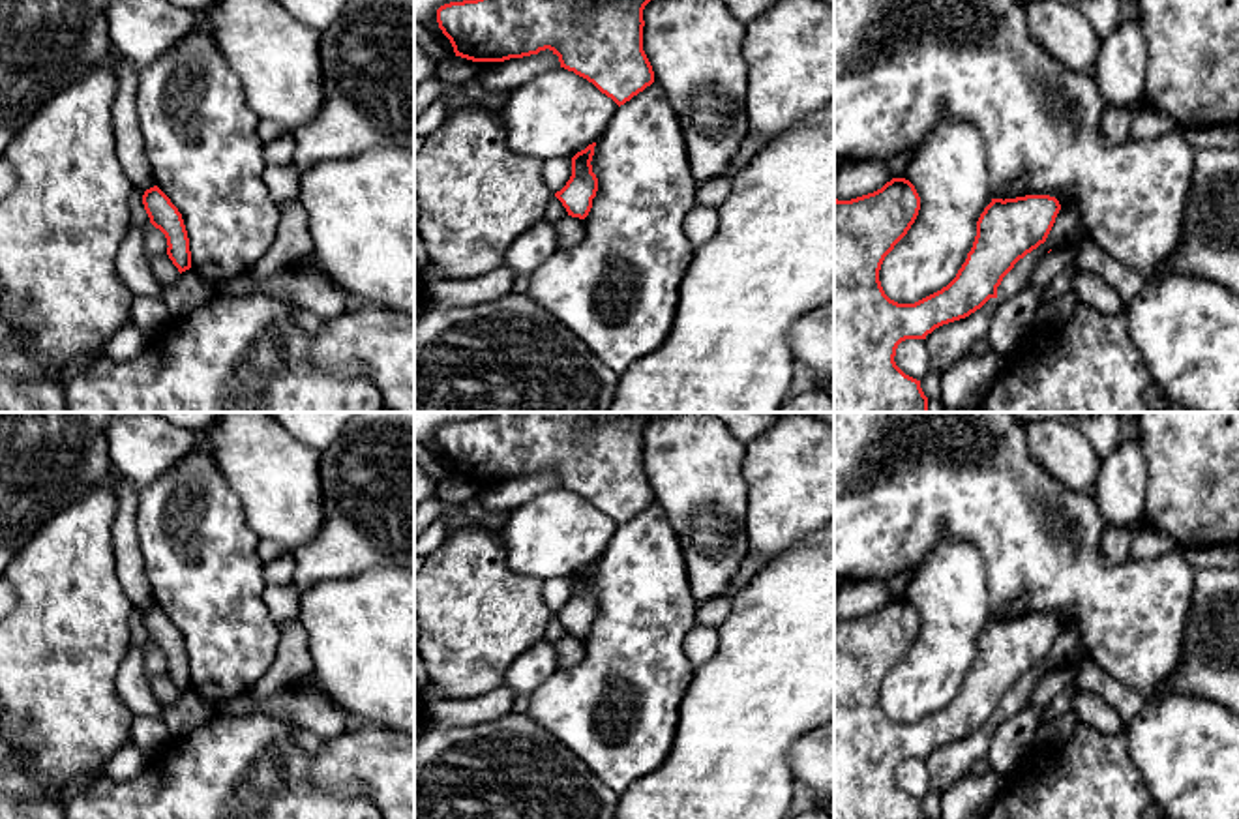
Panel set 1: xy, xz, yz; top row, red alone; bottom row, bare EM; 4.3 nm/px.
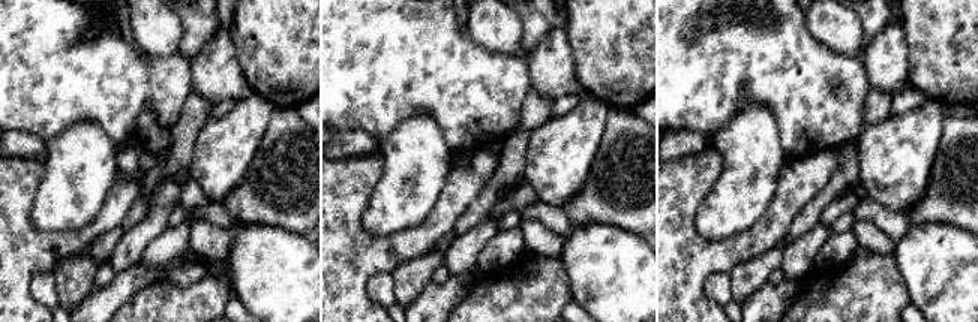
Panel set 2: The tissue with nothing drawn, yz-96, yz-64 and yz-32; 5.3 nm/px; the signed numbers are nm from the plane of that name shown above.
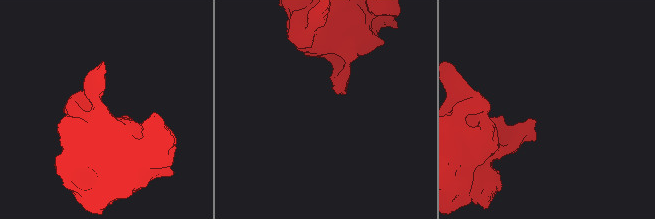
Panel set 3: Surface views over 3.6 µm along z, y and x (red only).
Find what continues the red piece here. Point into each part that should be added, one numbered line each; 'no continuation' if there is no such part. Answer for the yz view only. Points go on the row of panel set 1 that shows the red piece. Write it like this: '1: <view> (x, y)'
no continuation

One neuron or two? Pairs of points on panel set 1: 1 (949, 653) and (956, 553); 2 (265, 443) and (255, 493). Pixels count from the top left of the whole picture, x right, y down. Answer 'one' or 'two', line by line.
1: one
2: one

